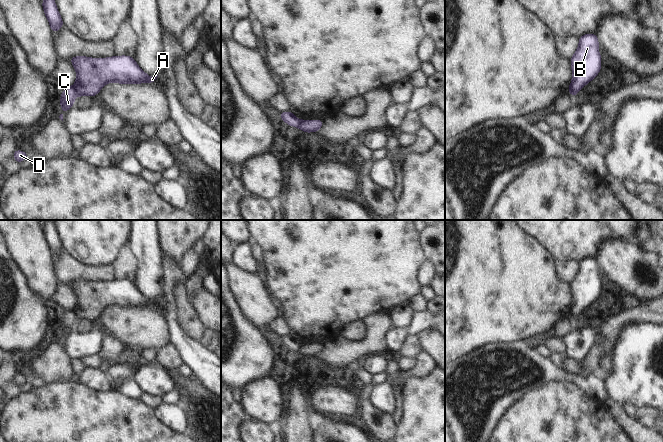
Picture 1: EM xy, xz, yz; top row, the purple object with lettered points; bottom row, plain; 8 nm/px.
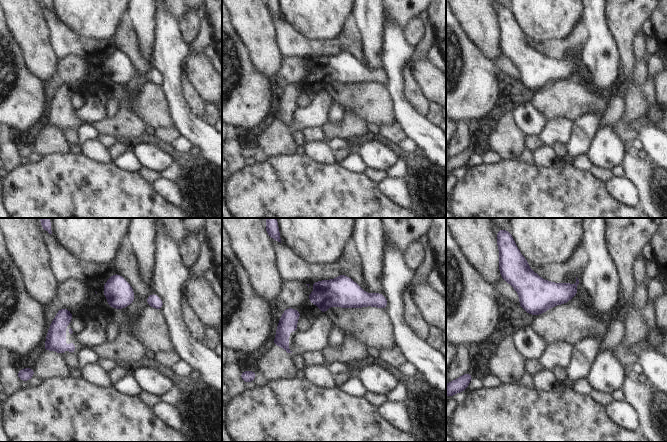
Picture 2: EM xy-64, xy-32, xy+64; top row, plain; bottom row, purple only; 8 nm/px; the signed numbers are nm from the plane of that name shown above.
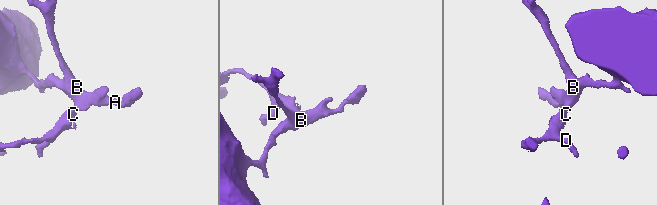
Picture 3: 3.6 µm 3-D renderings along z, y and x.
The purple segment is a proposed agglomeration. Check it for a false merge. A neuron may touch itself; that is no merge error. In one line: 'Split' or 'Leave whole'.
Split.

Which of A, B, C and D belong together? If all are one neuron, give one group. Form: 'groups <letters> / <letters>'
groups A B / C D

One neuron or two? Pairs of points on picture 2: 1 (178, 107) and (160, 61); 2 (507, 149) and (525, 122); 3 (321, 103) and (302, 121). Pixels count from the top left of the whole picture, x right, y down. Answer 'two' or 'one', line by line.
1: one
2: two
3: one

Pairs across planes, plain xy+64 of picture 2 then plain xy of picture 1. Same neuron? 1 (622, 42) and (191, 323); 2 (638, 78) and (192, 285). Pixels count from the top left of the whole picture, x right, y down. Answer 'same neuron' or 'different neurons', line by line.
1: same neuron
2: same neuron

